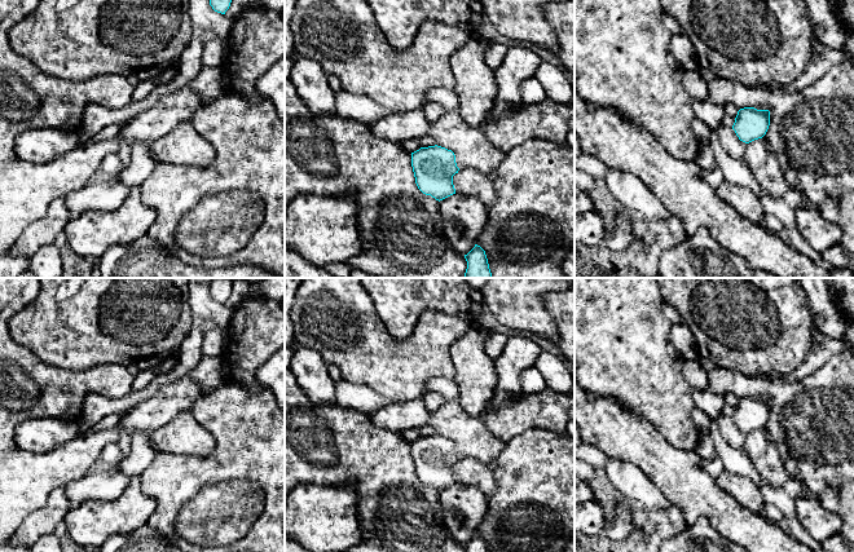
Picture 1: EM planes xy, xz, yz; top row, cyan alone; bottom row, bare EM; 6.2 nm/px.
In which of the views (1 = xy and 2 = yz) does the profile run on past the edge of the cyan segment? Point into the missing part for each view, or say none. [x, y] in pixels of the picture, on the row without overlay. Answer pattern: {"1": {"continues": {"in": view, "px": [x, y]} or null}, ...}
{"1": {"continues": null}, "2": {"continues": null}}

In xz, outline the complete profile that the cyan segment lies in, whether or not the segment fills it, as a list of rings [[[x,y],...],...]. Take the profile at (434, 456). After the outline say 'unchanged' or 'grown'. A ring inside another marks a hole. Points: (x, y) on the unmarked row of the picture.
[[[441,436],[421,437],[411,442],[411,456],[418,478],[436,490],[443,490],[453,483],[453,465],[459,458],[452,440]]]; unchanged

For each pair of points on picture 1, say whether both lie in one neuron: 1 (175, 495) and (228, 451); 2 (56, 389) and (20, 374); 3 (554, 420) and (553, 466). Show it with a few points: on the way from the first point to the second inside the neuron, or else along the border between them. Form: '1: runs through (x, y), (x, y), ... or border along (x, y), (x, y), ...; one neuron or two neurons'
1: runs through (188, 482), (199, 471), (207, 471), (215, 463); one neuron
2: runs through (47, 389), (32, 387), (29, 383); one neuron
3: border along (523, 432), (531, 428), (545, 428), (560, 436); two neurons

